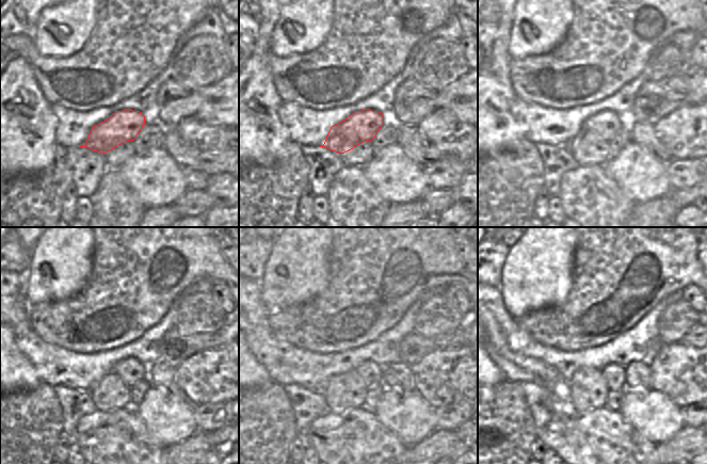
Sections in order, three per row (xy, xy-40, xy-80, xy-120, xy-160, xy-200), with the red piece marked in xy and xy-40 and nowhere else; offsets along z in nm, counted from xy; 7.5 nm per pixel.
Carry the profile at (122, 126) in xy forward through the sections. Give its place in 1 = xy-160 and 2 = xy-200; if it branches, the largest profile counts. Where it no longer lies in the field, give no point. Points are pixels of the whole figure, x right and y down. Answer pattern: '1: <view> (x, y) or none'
1: xy-160 (372, 373)
2: xy-200 (614, 374)

